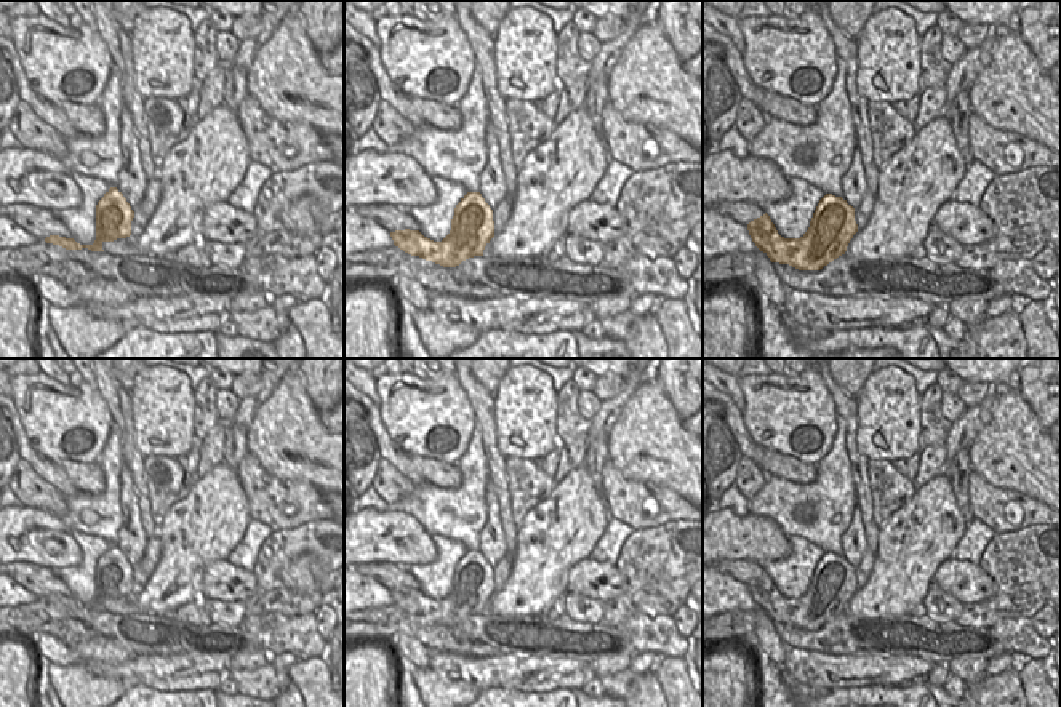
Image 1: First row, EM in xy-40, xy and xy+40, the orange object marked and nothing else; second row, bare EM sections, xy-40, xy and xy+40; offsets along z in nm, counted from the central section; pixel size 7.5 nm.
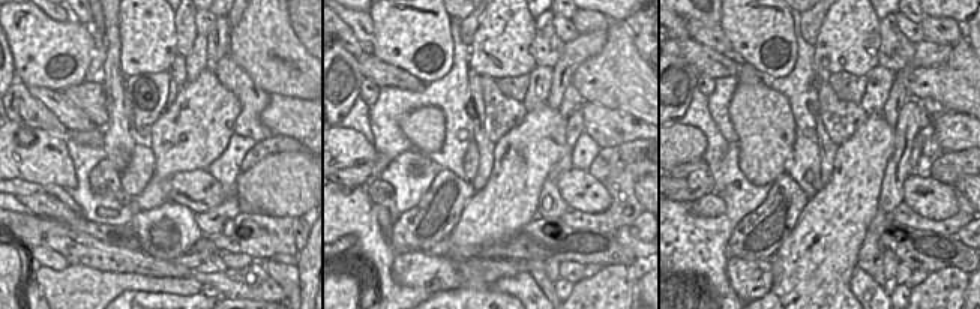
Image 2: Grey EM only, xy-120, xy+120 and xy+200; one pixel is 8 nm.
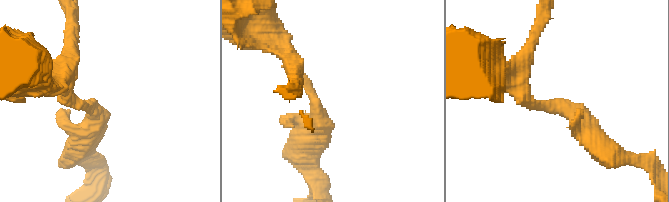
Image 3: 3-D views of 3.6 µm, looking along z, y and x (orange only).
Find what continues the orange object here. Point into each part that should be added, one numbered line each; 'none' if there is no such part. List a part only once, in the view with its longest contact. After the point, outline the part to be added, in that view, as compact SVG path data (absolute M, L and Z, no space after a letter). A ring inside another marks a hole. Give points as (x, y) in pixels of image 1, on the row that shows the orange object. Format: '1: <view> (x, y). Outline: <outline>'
none.

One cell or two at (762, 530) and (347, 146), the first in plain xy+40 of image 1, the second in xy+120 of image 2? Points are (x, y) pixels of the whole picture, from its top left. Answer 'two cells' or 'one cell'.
one cell

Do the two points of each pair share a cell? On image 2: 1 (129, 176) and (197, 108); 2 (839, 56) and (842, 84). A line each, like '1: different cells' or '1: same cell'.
1: different cells
2: different cells

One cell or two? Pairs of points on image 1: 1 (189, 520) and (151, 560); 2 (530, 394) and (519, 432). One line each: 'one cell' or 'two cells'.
1: two cells
2: one cell

